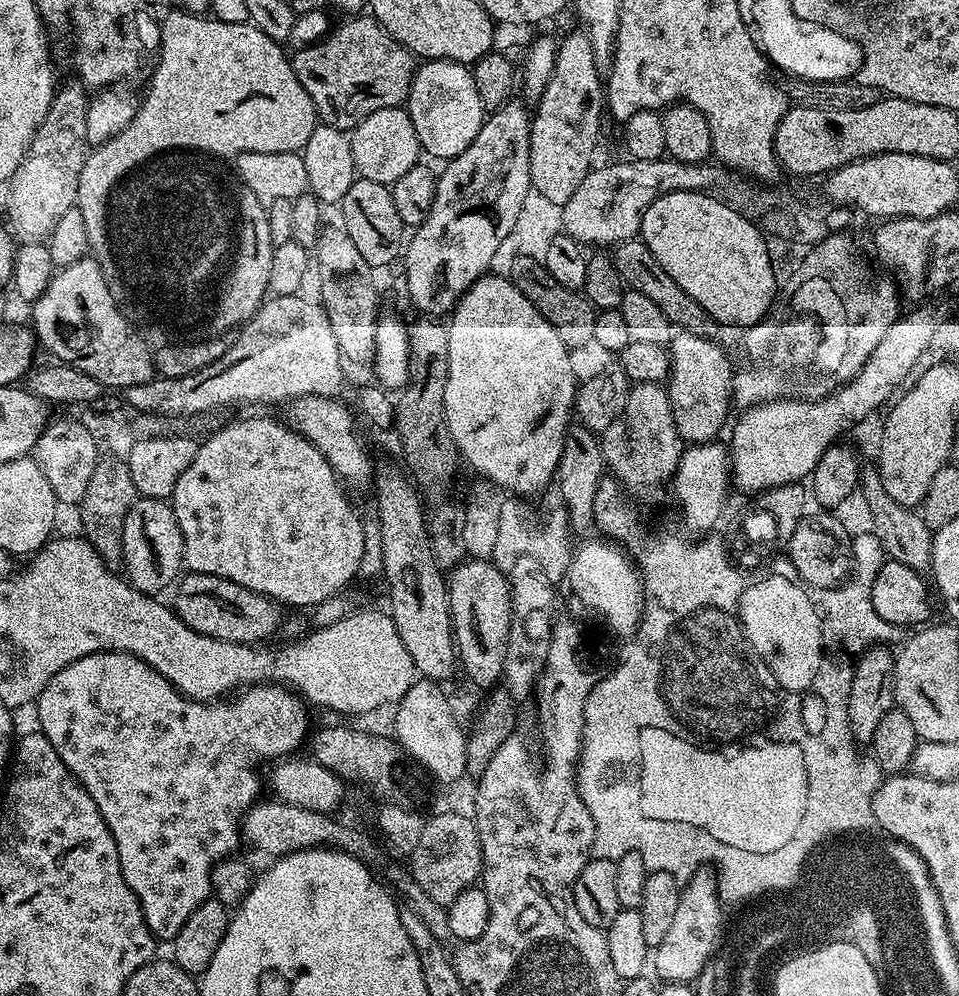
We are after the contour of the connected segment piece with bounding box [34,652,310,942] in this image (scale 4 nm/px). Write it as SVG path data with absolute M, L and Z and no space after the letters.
M95 652L90 654L86 658L78 658L78 662L70 662L70 666L66 666L62 670L58 670L58 674L54 674L54 678L50 678L50 682L46 682L46 686L42 690L40 697L34 701L34 709L36 708L36 720L38 723L38 731L40 731L45 738L50 742L50 746L54 746L54 750L58 754L58 758L62 758L62 762L66 762L66 766L69 770L75 774L76 780L82 787L90 794L90 798L94 798L94 802L98 806L98 810L102 814L102 818L106 822L106 826L110 830L110 834L114 834L114 842L118 846L118 858L120 859L120 865L122 866L122 878L126 878L126 886L130 886L130 890L134 890L134 894L138 898L138 902L142 906L142 914L146 918L146 926L152 935L156 937L157 941L172 942L175 936L186 924L186 920L190 918L192 914L204 902L210 899L213 895L211 874L212 868L215 867L220 860L225 860L231 857L236 852L235 848L242 844L241 833L241 820L244 818L244 813L248 811L251 806L257 803L260 795L260 776L256 773L256 767L259 766L263 760L267 762L275 762L283 757L291 756L297 751L296 748L300 743L307 741L310 736L310 728L308 732L308 711L310 711L309 705L305 703L301 697L297 696L291 688L285 688L281 684L258 684L255 686L248 686L243 689L239 694L233 695L231 698L217 699L215 702L205 702L203 700L192 700L188 696L185 696L182 692L177 692L176 687L169 682L162 674L158 674L158 670L154 670L145 660L139 660L136 656L131 656L128 652Z

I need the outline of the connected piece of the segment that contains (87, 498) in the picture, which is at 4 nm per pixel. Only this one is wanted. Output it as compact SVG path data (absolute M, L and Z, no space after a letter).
M97 459L94 472L90 476L86 494L78 505L83 537L88 540L108 567L117 567L123 561L122 526L125 525L126 514L130 506L136 502L138 493L127 461Z

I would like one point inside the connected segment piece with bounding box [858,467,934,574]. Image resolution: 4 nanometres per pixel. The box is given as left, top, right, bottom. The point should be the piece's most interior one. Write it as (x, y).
(906, 537)

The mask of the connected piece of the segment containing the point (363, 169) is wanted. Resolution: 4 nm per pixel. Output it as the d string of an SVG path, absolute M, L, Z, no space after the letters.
M404 106L374 110L374 114L362 118L362 122L351 129L350 139L356 174L362 180L391 186L398 182L398 178L402 178L402 174L406 174L406 170L422 160L418 134L414 130L414 122L410 122L408 109Z

